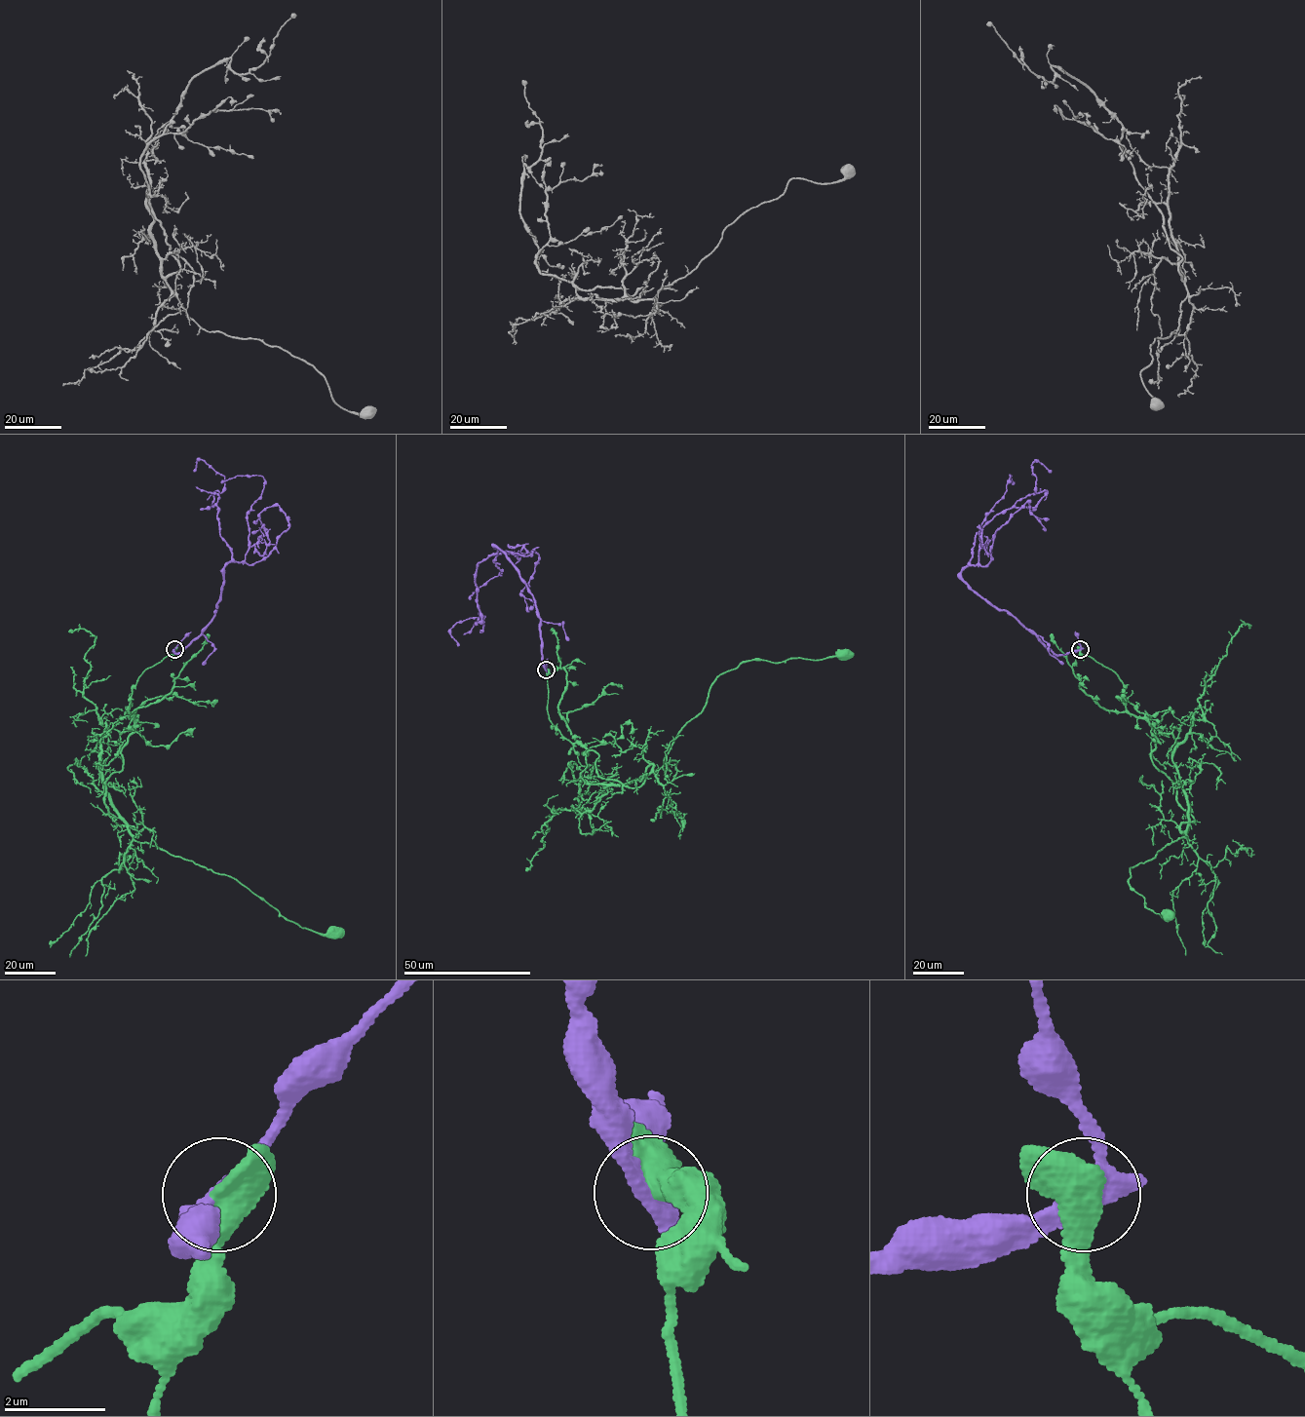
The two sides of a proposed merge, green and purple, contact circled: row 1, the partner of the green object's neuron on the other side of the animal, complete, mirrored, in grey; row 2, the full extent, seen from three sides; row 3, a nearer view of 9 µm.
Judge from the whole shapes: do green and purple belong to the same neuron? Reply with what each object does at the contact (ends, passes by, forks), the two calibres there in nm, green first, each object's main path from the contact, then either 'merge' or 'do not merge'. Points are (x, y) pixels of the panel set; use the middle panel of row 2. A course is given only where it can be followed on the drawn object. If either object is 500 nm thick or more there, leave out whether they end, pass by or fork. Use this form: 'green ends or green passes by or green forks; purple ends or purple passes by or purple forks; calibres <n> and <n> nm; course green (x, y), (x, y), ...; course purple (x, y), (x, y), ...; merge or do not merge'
calibres 550 and 400 nm; course green (546, 670), (552, 726), (594, 751), (598, 776), (625, 784), (664, 764), (719, 675), (754, 660), (844, 654); course purple (546, 670), (532, 593), (494, 546), (474, 577), (482, 630), (484, 617), (460, 621), (451, 628), (458, 645); do not merge

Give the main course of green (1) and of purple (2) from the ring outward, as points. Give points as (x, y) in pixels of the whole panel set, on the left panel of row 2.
1: (174, 648), (132, 689), (134, 730), (105, 783), (108, 812), (136, 841), (236, 879), (301, 927), (336, 931)
2: (174, 648), (182, 651), (215, 614), (232, 555), (217, 507), (211, 506), (224, 477), (201, 459), (194, 472)

